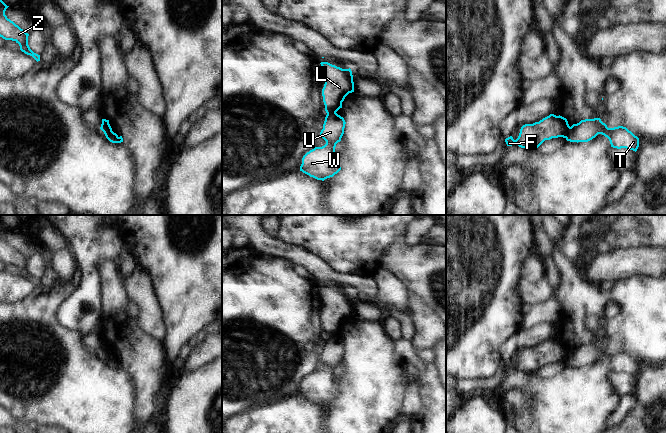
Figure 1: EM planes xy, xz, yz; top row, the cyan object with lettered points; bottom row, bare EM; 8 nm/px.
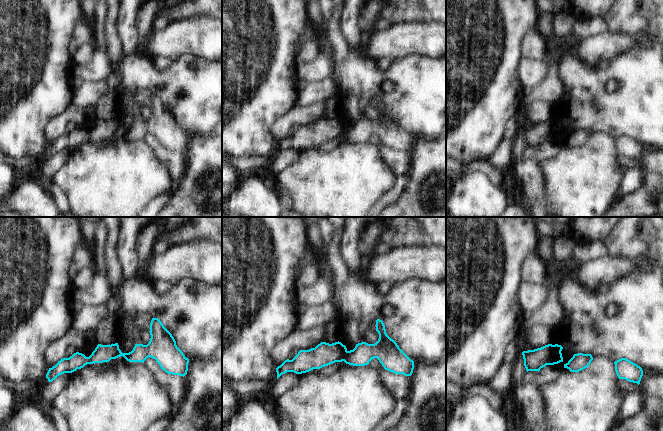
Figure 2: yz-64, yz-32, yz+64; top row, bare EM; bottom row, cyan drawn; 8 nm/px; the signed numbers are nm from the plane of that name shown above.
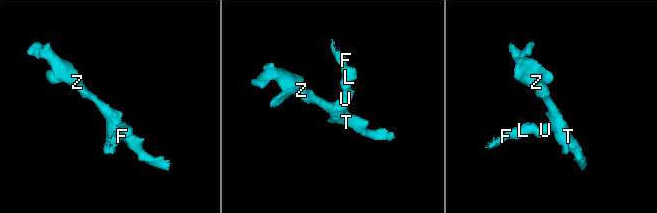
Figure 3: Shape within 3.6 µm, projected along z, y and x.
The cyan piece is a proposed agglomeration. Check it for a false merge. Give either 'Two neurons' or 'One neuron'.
Two neurons

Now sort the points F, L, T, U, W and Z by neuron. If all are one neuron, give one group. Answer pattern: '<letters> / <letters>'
F L / T U W Z

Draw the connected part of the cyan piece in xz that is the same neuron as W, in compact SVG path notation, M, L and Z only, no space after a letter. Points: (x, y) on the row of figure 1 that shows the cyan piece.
M337 113L326 115L323 129L320 132L326 144L322 147L315 147L303 156L300 171L324 181L341 170L336 159L335 147L341 141L345 124L344 118Z

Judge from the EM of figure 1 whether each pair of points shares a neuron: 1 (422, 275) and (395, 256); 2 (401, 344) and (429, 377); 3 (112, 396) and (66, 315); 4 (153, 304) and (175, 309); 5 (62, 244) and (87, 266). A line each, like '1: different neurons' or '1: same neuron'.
1: same neuron
2: different neurons
3: different neurons
4: different neurons
5: different neurons

